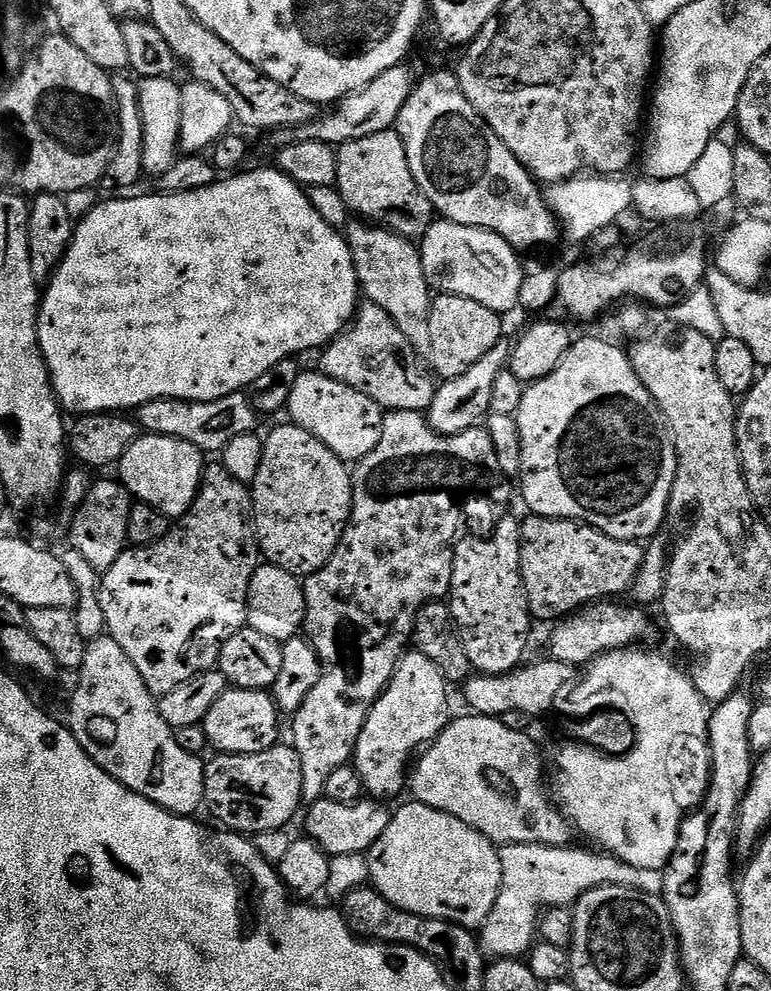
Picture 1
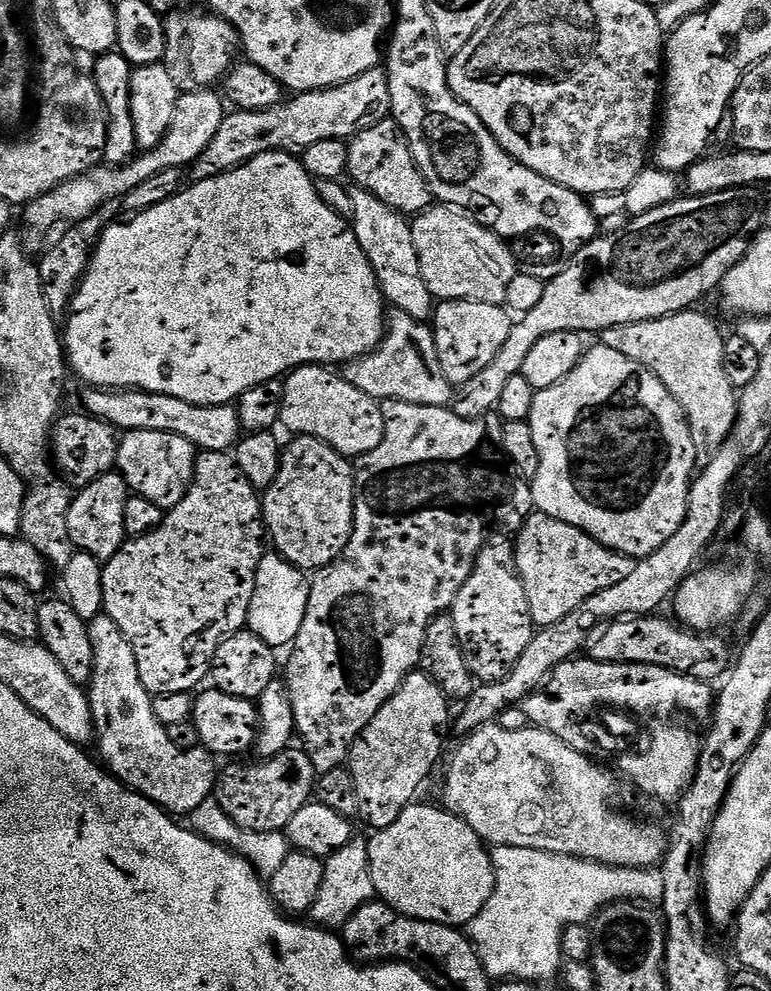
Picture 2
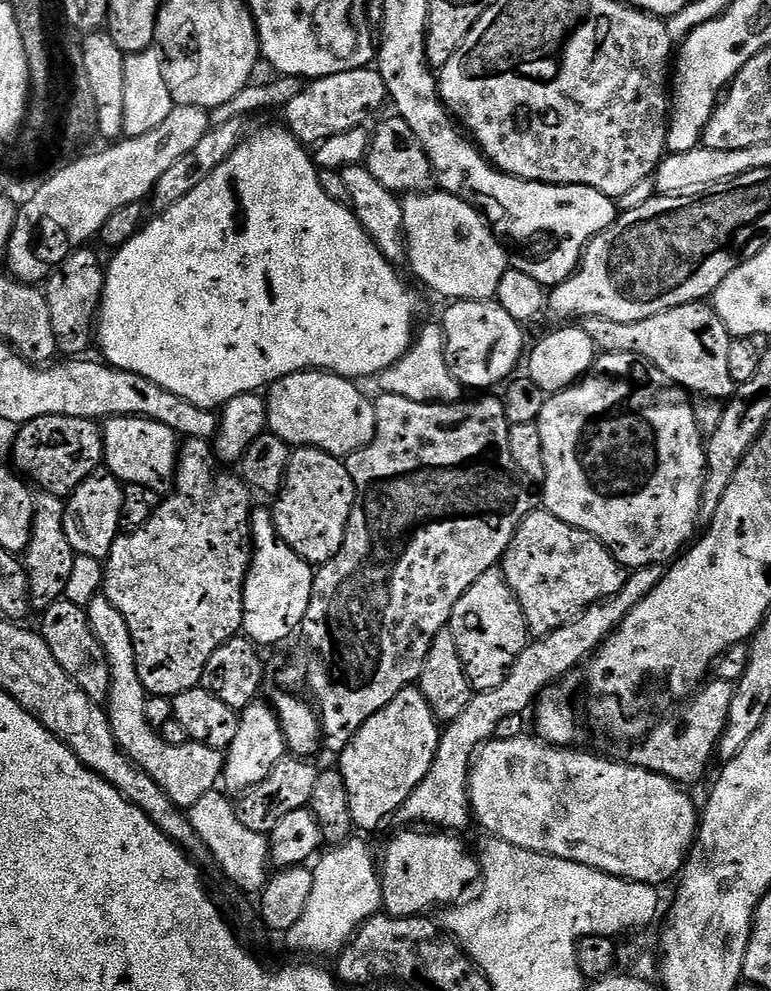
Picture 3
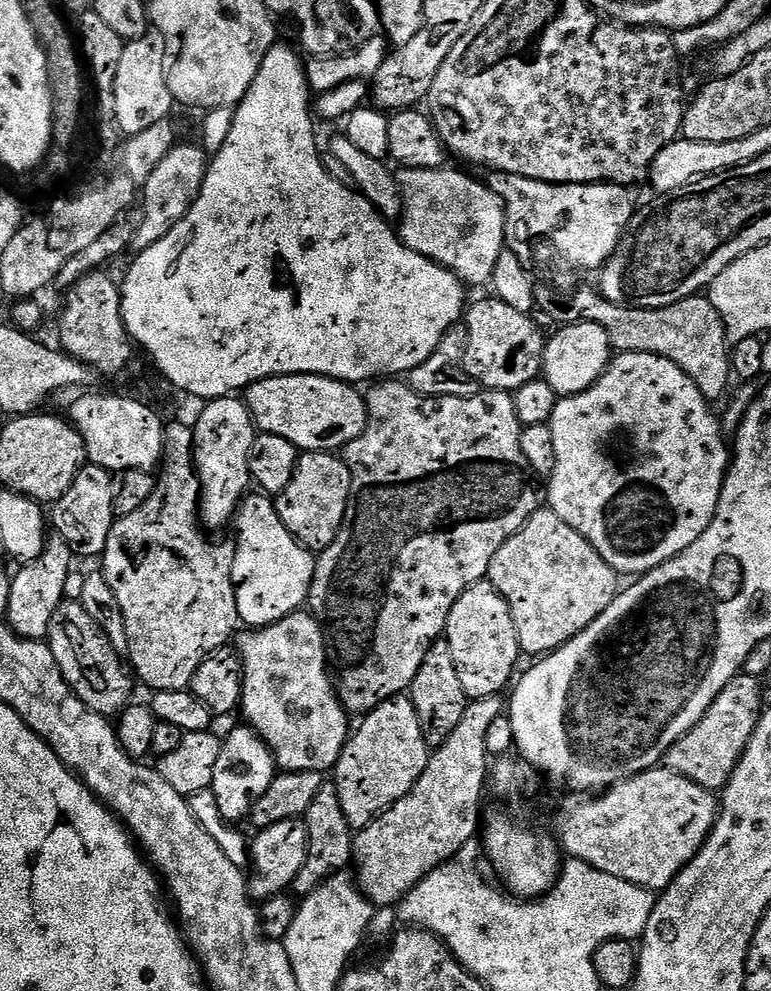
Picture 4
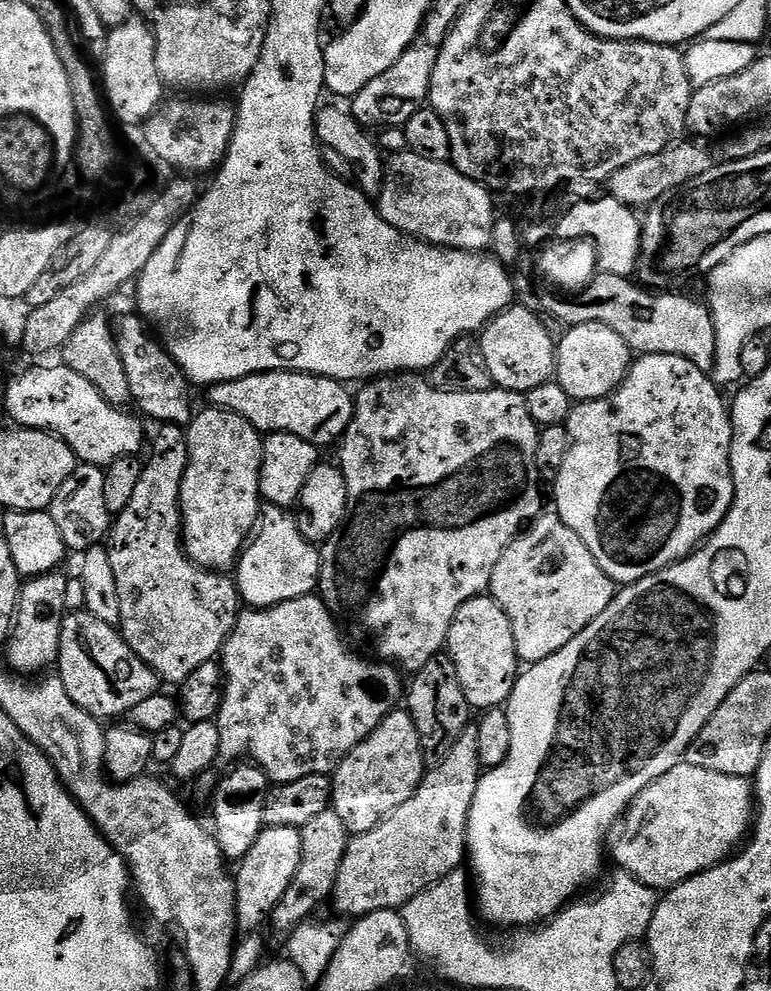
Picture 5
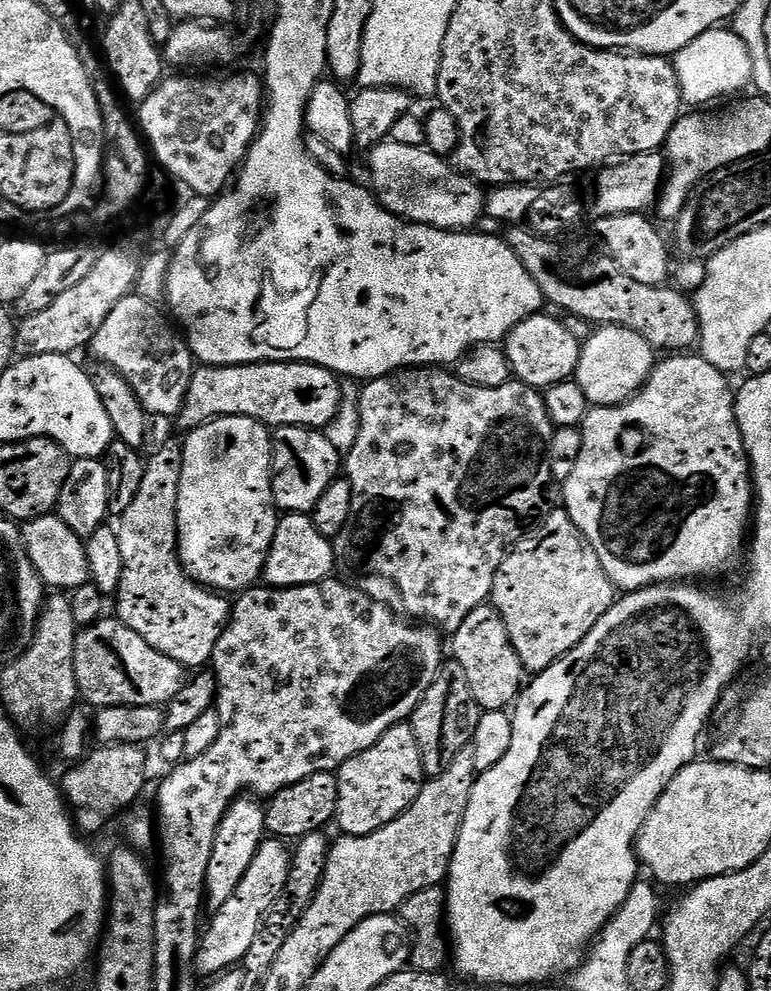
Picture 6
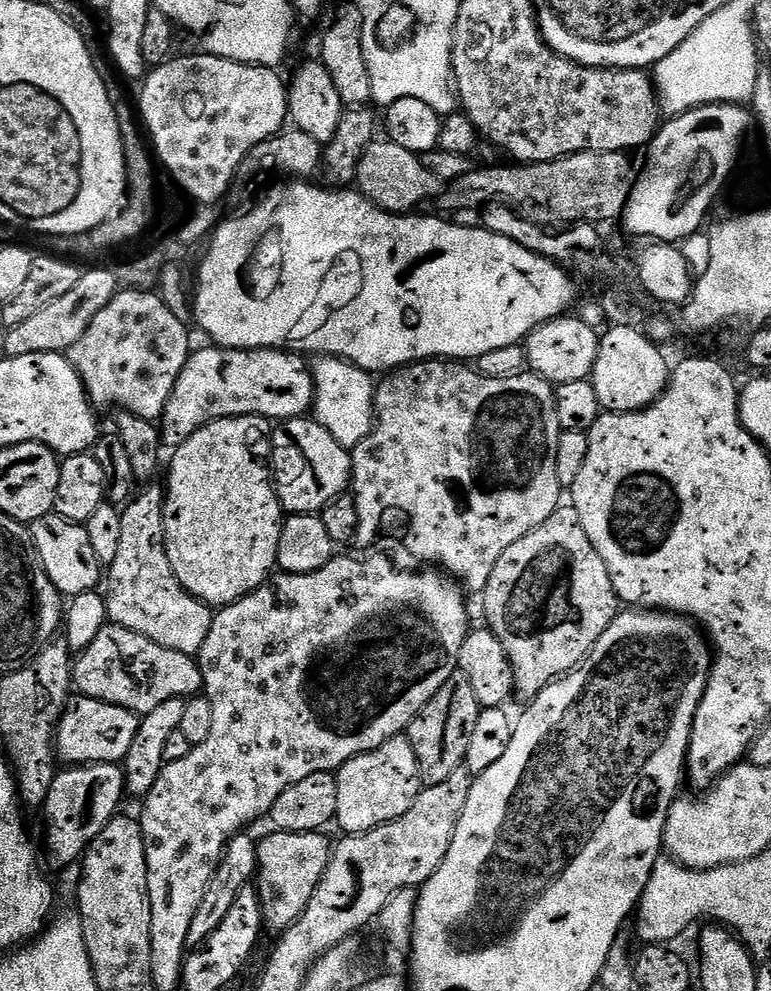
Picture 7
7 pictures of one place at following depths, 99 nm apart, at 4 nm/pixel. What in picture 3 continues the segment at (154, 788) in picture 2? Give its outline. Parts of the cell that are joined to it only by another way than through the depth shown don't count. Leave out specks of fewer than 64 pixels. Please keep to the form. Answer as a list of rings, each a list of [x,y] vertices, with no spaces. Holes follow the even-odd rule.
[[[97,594],[87,604],[88,629],[98,638],[106,656],[110,672],[110,686],[106,711],[118,746],[138,765],[143,772],[150,774],[164,793],[174,801],[181,810],[189,810],[198,798],[207,791],[215,789],[221,783],[224,774],[224,752],[219,748],[211,748],[205,744],[196,744],[196,752],[188,752],[187,747],[175,748],[160,737],[159,731],[146,718],[143,703],[136,704],[138,681],[136,678],[136,659],[134,658],[134,642],[130,638],[130,626],[126,626],[126,618],[118,614],[114,602],[110,602],[103,594]]]

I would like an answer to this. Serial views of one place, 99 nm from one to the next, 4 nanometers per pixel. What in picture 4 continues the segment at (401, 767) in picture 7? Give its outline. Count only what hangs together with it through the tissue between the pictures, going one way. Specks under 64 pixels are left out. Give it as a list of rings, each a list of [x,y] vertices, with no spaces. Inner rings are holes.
[[[407,695],[391,696],[377,708],[363,717],[360,729],[353,731],[348,737],[346,746],[338,758],[334,769],[334,782],[338,786],[338,798],[342,798],[342,810],[346,810],[346,818],[353,830],[364,828],[375,822],[378,816],[393,808],[398,801],[422,778],[422,770],[426,770],[430,749],[422,734],[422,722],[418,722],[418,710],[414,710],[414,702]]]

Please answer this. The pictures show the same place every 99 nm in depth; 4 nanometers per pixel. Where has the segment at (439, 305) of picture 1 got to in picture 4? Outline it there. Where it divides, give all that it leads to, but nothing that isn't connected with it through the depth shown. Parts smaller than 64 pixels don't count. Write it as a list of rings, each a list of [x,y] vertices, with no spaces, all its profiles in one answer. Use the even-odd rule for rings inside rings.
[[[497,298],[469,303],[462,324],[468,333],[464,344],[464,365],[481,389],[515,393],[526,382],[537,379],[544,367],[545,333],[540,333],[533,317],[519,313]]]

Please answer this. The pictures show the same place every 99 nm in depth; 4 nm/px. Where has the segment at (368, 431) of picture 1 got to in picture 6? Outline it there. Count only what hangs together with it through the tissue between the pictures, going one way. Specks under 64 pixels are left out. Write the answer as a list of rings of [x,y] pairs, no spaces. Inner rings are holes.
[[[273,362],[200,366],[193,371],[178,421],[184,430],[191,430],[220,416],[245,416],[276,428],[298,426],[324,430],[340,413],[342,387],[339,383],[341,381],[335,372],[317,364]]]

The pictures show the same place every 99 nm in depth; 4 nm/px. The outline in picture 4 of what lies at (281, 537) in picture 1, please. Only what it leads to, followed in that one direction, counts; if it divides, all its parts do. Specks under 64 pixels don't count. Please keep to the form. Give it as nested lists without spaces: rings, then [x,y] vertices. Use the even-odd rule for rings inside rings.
[[[305,452],[297,459],[290,486],[275,497],[278,516],[290,534],[309,550],[331,546],[346,518],[348,499],[352,493],[350,470],[339,455],[330,452]]]

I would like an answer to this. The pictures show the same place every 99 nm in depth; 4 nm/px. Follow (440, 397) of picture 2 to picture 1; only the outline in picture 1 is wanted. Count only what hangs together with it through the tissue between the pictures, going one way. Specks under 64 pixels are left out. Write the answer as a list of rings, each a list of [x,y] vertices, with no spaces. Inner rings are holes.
[[[361,303],[352,323],[319,356],[320,373],[346,386],[354,386],[354,390],[366,394],[366,398],[374,398],[374,402],[378,402],[382,409],[390,412],[410,410],[427,413],[430,402],[434,402],[437,381],[426,368],[424,373],[420,365],[421,357],[414,346],[410,346],[406,334],[394,326],[394,318],[390,318],[382,306]]]

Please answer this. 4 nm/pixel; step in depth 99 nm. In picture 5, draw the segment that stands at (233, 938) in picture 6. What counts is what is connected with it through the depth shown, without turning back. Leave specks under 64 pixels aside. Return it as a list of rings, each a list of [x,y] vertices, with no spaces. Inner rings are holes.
[[[265,826],[258,834],[258,842],[238,862],[236,881],[236,926],[241,933],[255,932],[269,923],[274,906],[282,902],[282,894],[294,882],[294,874],[302,862],[302,838],[299,828]]]

